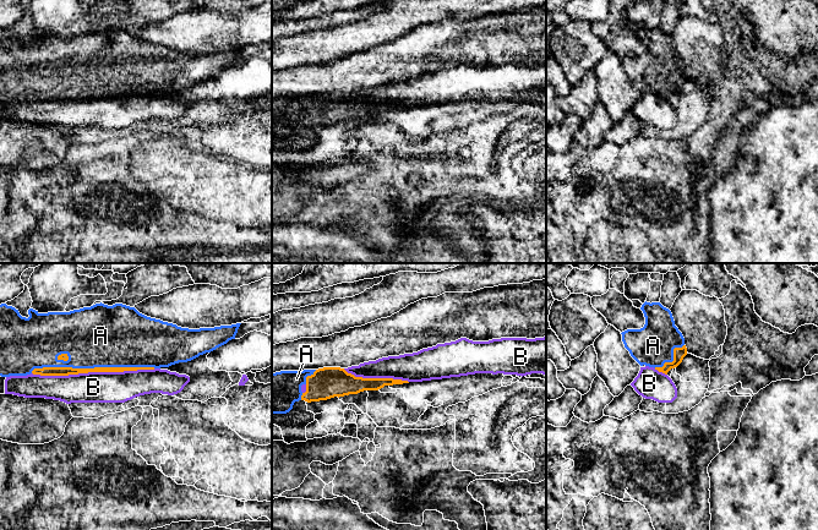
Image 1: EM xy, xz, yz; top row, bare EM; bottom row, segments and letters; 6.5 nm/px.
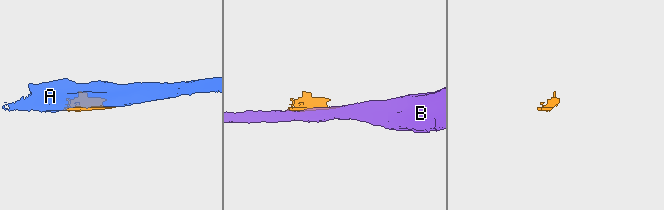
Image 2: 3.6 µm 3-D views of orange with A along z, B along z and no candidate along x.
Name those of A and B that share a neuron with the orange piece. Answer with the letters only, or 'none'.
A

